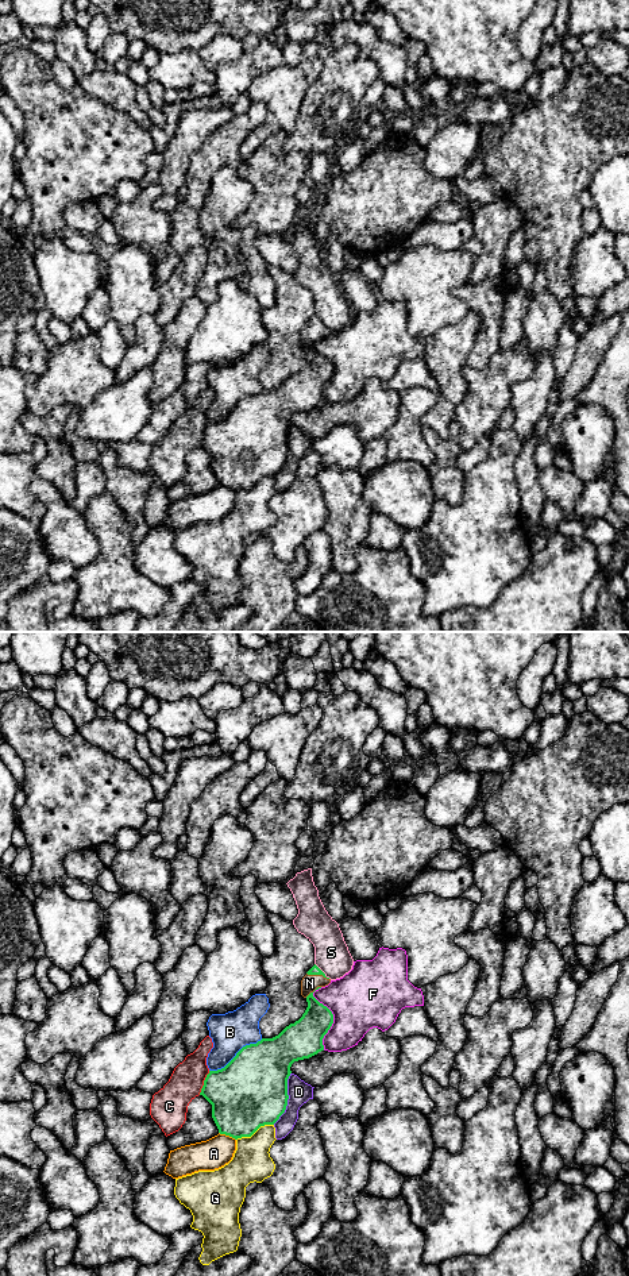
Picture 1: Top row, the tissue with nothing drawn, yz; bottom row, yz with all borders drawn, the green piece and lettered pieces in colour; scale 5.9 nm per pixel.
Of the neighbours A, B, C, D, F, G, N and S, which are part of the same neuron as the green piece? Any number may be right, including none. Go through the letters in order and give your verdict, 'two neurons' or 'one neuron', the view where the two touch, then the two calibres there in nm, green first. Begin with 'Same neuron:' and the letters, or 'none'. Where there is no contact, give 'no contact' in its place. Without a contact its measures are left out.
Same neuron: N
A: two neurons; meets green in yz; 400 nm thick on the green side, 190 nm on the other
B: two neurons; meets green in yz; 440 nm thick on the green side, 240 nm on the other
C: two neurons; meets green in yz; 400 nm thick on the green side, 220 nm on the other
D: two neurons; meets green in yz; 440 nm thick on the green side, 140 nm on the other
F: two neurons; meets green in yz; 220 nm thick on the green side, 380 nm on the other
G: two neurons; meets green in yz; 440 nm thick on the green side, 240 nm on the other
N: one neuron; meets green in yz; 60 nm thick on the green side, 100 nm on the other
S: two neurons; meets green in yz; 60 nm thick on the green side, 200 nm on the other

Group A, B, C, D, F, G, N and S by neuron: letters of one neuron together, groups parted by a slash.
A / B / C / D F / G / N / S

